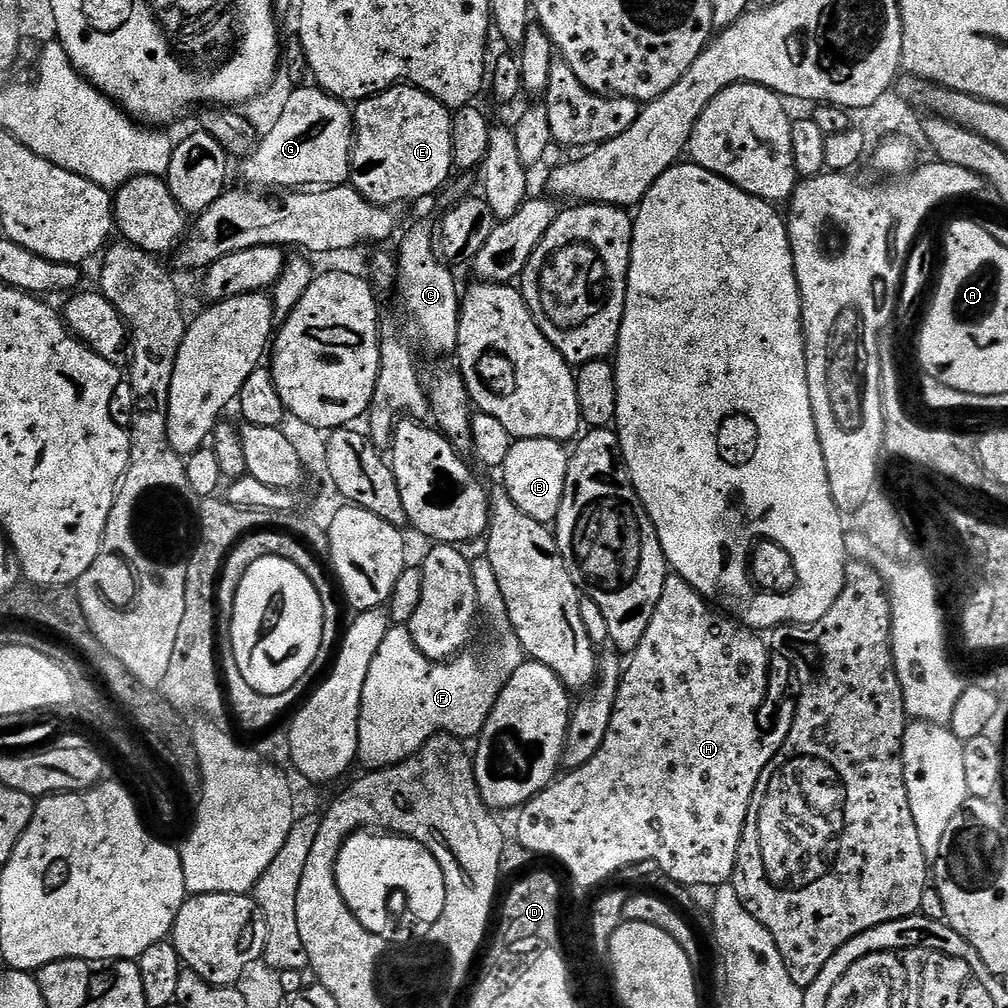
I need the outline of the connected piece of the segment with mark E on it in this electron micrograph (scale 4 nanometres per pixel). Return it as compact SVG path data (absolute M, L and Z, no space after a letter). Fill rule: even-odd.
M397 84L359 101L354 108L351 187L383 208L434 195L454 172L451 129L452 112L448 107L410 84Z

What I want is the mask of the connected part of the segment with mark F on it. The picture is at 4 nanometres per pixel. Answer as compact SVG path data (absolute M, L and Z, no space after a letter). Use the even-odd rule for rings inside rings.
M393 626L378 646L366 686L362 686L362 702L358 718L358 760L368 770L393 768L408 760L427 740L447 734L468 742L479 737L486 718L496 705L505 682L523 664L526 655L511 630L500 640L496 656L480 656L475 660L461 654L447 662L431 660L414 646L407 627Z

